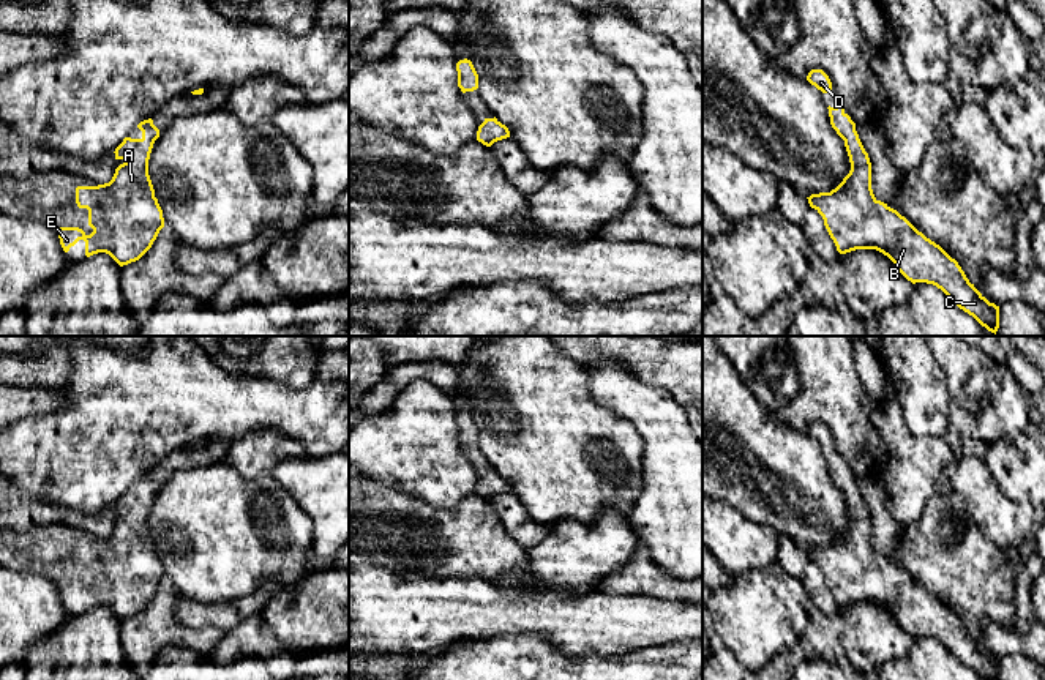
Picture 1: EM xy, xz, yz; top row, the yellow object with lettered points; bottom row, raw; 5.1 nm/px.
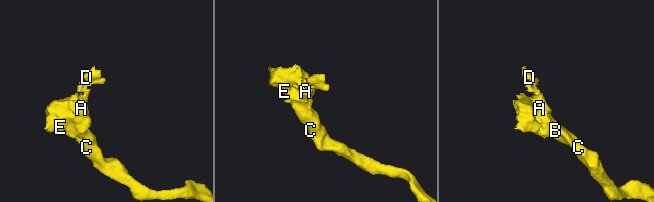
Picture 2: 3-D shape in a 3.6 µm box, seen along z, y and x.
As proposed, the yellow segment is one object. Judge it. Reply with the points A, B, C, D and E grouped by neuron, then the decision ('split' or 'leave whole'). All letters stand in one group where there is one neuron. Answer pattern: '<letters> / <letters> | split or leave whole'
A B C D E | leave whole

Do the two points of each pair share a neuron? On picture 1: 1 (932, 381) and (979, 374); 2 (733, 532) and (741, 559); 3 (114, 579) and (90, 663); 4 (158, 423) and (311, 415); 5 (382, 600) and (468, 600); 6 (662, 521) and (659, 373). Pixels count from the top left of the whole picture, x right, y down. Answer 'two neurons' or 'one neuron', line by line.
1: two neurons
2: one neuron
3: two neurons
4: one neuron
5: one neuron
6: two neurons

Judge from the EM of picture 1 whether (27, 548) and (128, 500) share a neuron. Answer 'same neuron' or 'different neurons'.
same neuron

